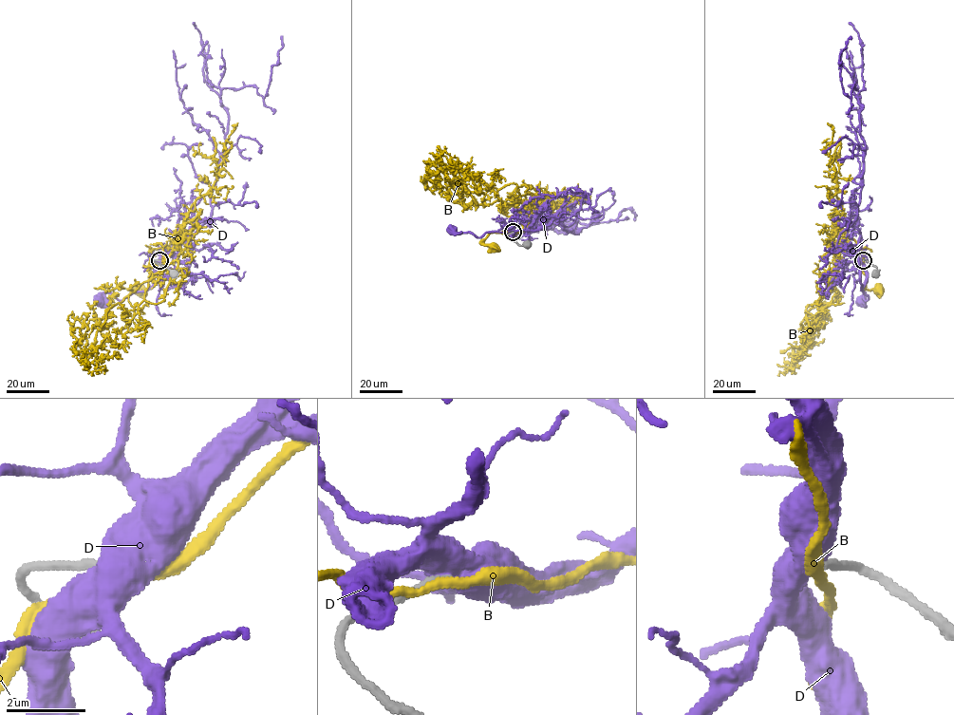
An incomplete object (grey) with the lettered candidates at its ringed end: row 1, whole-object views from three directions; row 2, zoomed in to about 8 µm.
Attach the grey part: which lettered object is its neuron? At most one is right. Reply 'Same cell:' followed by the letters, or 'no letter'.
Same cell: no letter

